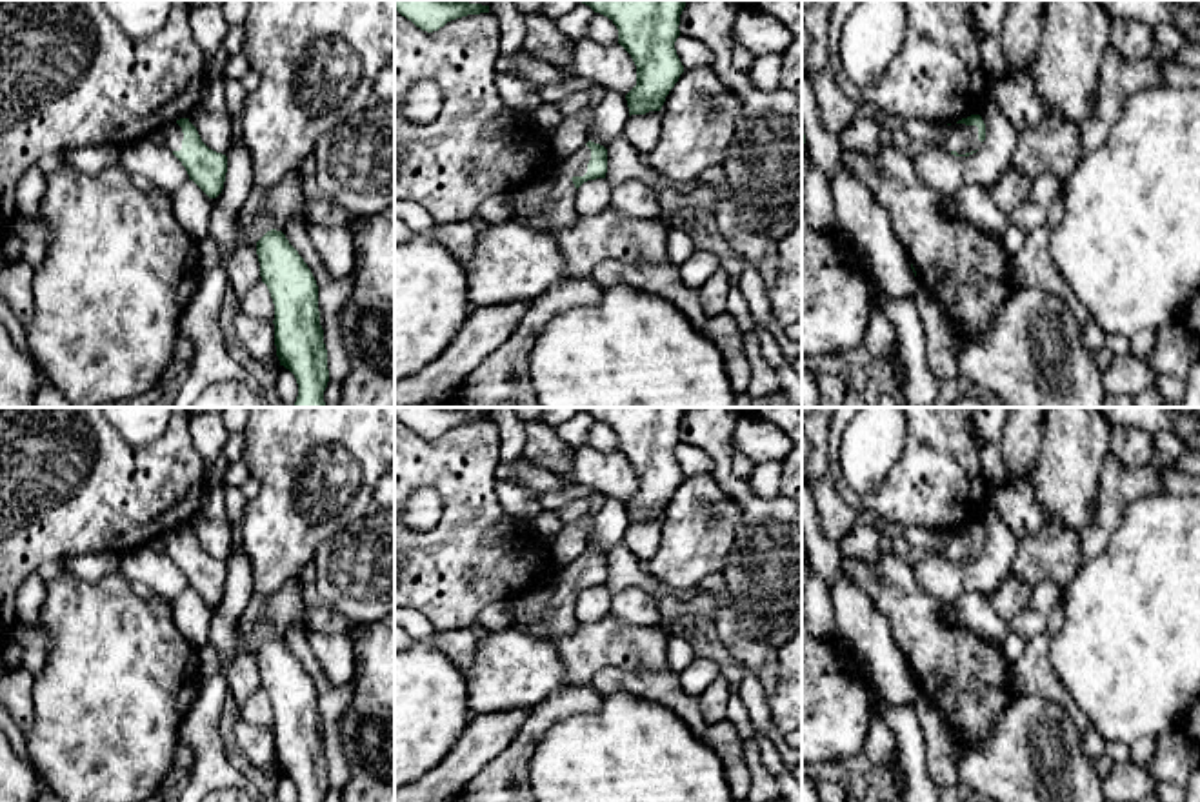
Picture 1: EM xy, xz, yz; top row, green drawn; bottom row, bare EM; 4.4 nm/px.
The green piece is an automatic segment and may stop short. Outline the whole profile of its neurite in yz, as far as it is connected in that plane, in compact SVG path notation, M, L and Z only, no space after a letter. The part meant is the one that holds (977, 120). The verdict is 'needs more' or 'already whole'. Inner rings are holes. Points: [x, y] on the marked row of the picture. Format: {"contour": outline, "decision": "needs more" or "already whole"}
{"contour": "M971 115L947 125L947 149L951 151L951 155L969 156L982 147L985 140L985 124L980 115Z", "decision": "needs more"}

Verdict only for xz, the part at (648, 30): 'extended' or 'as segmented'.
as segmented

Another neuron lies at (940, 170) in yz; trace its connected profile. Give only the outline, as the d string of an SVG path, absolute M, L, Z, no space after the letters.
M993 100L980 116L985 124L985 140L976 153L955 156L947 147L936 147L913 158L924 184L949 195L971 184L991 187L1009 169L1020 131Z

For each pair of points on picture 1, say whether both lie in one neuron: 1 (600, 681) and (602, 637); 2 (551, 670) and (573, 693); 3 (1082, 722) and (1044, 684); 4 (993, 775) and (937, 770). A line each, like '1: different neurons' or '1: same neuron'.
1: different neurons
2: different neurons
3: same neuron
4: different neurons

